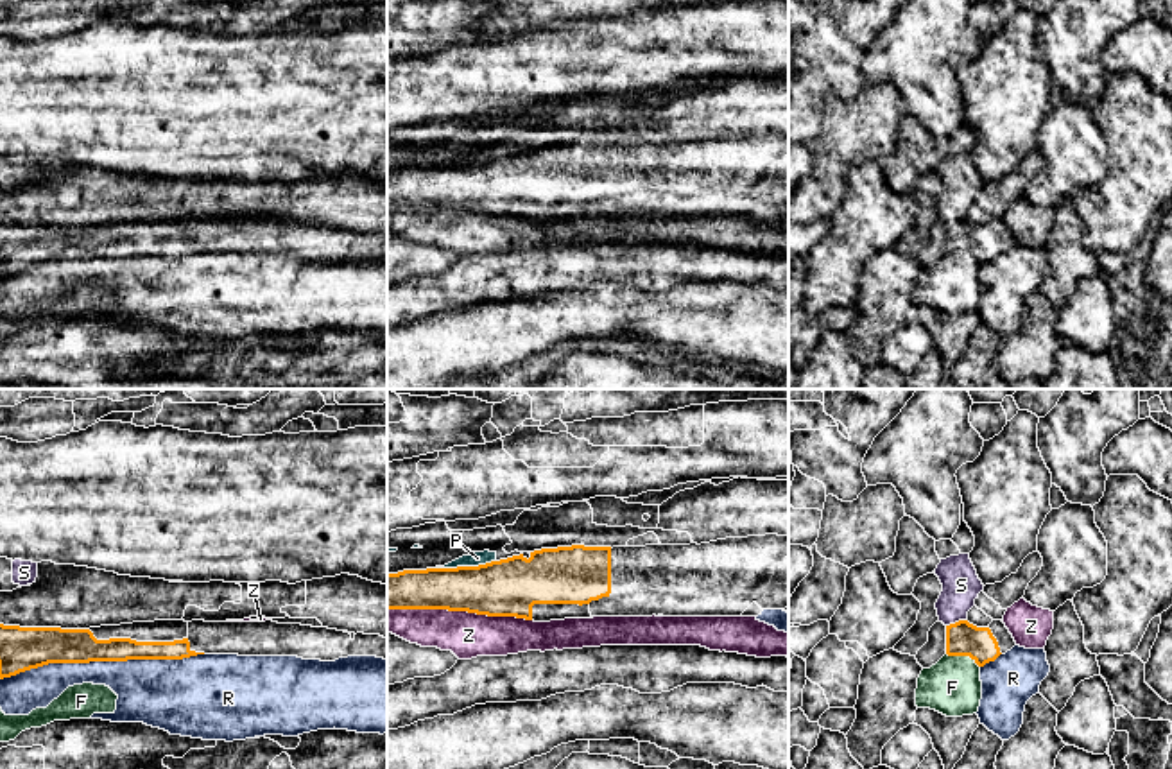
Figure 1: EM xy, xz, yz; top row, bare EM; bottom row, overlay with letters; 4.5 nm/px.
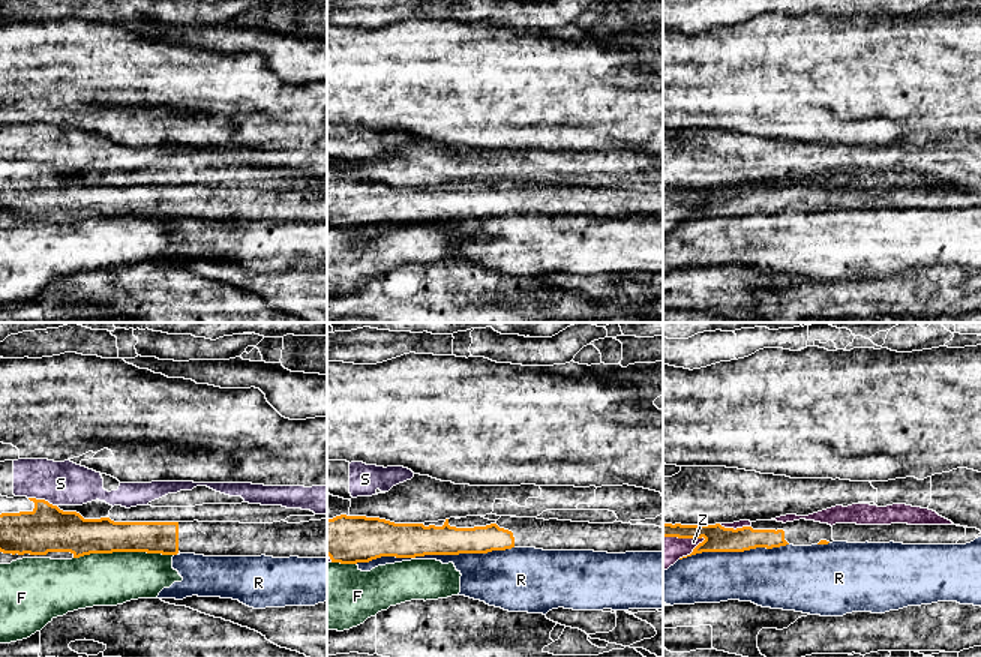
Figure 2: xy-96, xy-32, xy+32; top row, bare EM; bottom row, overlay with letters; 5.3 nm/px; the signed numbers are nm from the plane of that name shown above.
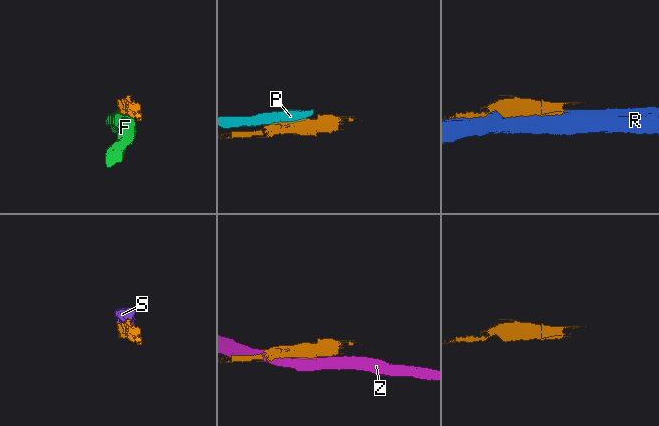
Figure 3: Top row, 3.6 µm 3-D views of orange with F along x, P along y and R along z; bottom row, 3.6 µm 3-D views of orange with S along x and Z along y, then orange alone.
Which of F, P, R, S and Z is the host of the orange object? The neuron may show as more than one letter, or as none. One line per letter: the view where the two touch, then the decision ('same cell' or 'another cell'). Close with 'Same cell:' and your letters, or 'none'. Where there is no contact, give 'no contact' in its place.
F: contact in yz; another cell
P: contact in xz; another cell
R: contact in xy; another cell
S: contact in yz; another cell
Z: contact in xz; another cell
Same cell: none

